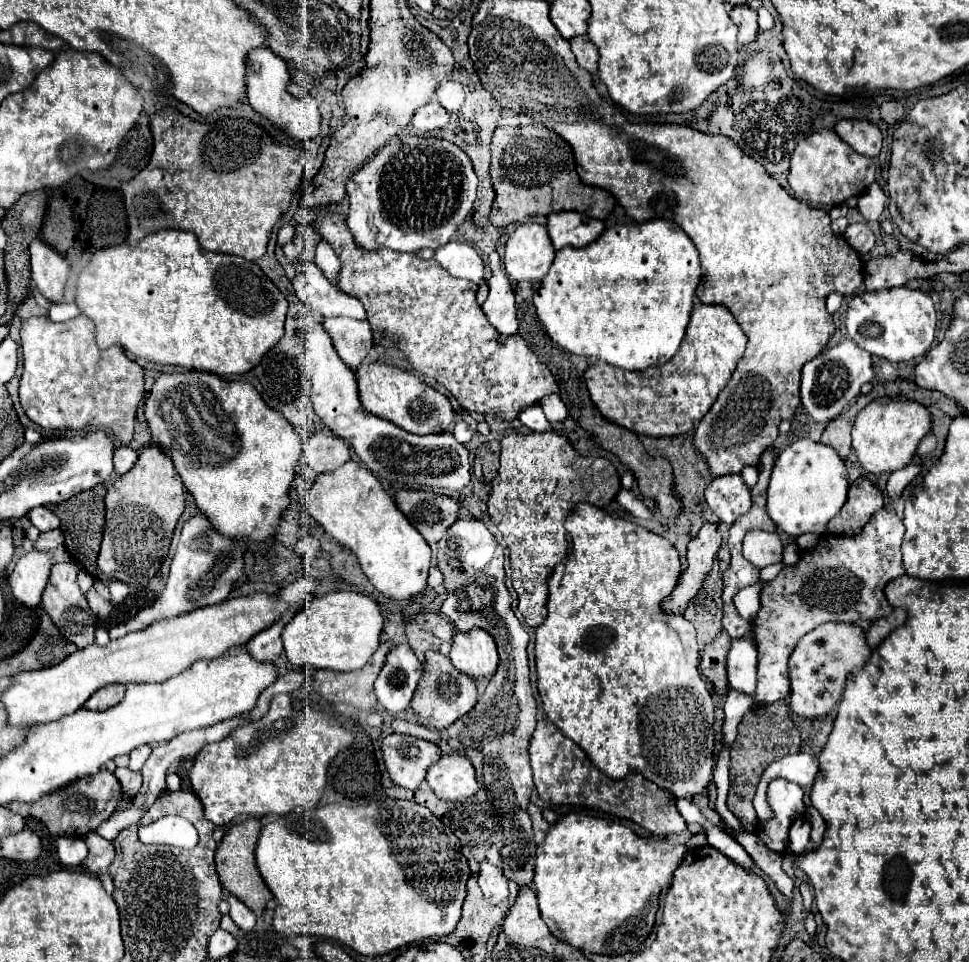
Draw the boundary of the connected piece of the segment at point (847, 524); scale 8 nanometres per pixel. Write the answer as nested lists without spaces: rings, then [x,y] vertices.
[[[857,479],[849,487],[849,497],[845,507],[839,511],[835,519],[829,521],[827,529],[831,533],[847,533],[851,529],[861,529],[875,511],[883,507],[883,493],[869,481]]]

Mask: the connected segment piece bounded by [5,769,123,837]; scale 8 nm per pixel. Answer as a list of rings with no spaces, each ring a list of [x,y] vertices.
[[[101,769],[97,775],[79,779],[77,783],[71,783],[69,787],[53,791],[53,793],[41,797],[37,803],[7,803],[5,807],[11,809],[13,813],[19,813],[21,817],[35,817],[35,819],[43,821],[51,835],[83,837],[83,835],[95,831],[105,819],[109,819],[121,799],[123,799],[123,791],[121,791],[115,775],[107,769]]]

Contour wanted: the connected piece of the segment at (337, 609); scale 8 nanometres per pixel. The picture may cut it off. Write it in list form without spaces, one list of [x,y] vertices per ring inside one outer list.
[[[335,591],[323,597],[315,597],[285,625],[283,647],[287,659],[295,665],[313,665],[317,669],[333,671],[357,671],[375,653],[381,629],[383,617],[375,599],[355,591]]]

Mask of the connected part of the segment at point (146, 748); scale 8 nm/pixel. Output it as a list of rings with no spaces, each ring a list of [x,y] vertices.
[[[139,745],[139,747],[135,747],[135,749],[131,751],[129,767],[131,767],[131,769],[141,769],[143,763],[147,761],[149,753],[151,753],[151,745]]]

